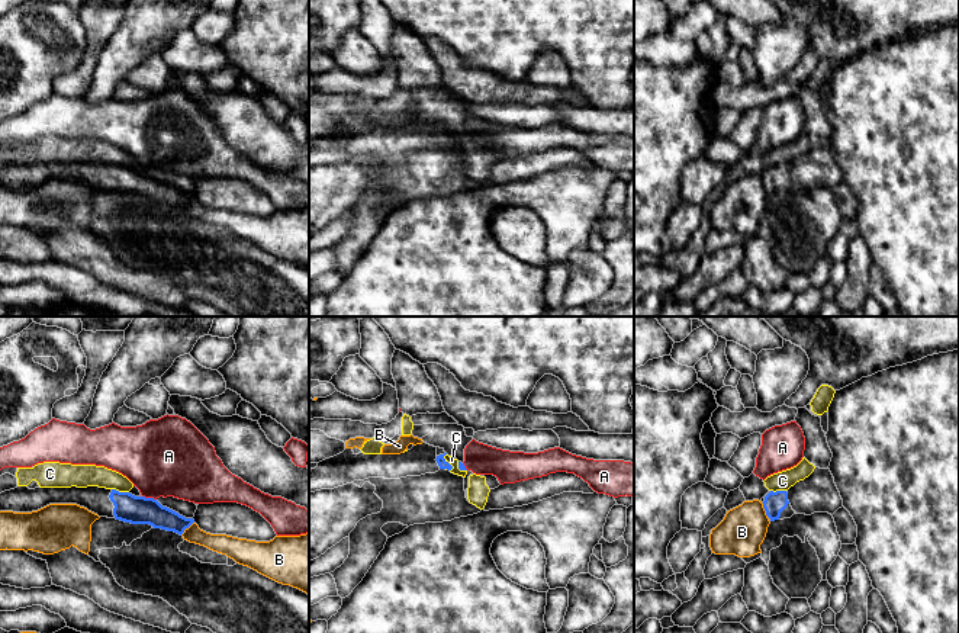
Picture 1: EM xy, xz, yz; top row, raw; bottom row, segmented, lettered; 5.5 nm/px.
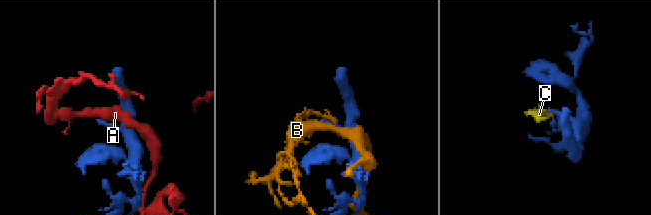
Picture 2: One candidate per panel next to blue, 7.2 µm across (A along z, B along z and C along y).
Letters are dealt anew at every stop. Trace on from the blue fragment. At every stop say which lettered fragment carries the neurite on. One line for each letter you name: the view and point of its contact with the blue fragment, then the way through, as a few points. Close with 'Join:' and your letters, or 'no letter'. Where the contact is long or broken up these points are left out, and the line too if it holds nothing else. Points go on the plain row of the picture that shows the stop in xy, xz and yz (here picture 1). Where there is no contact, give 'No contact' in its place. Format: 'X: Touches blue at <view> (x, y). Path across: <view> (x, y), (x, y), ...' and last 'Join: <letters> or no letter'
Join: no letter

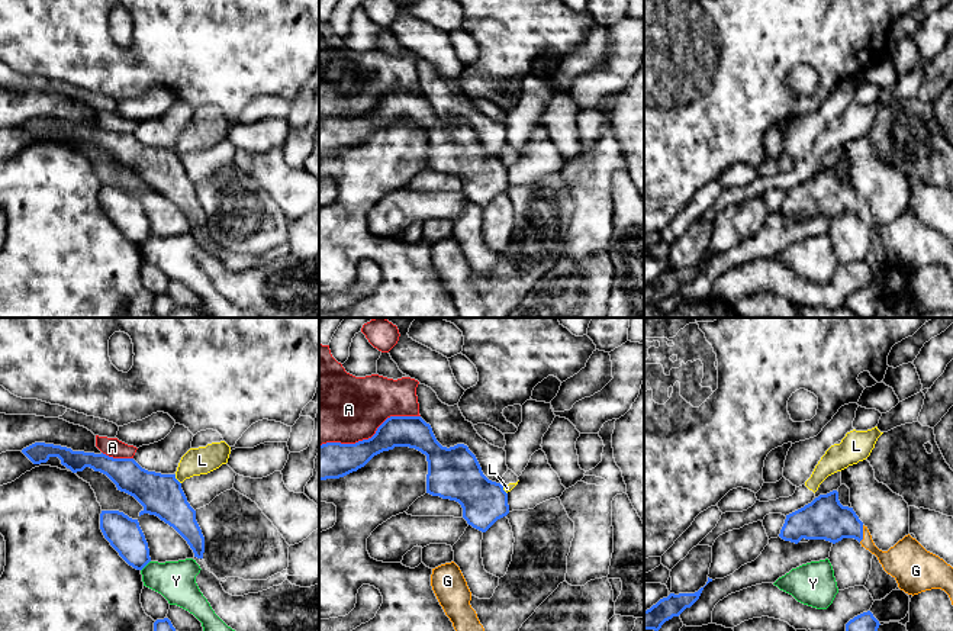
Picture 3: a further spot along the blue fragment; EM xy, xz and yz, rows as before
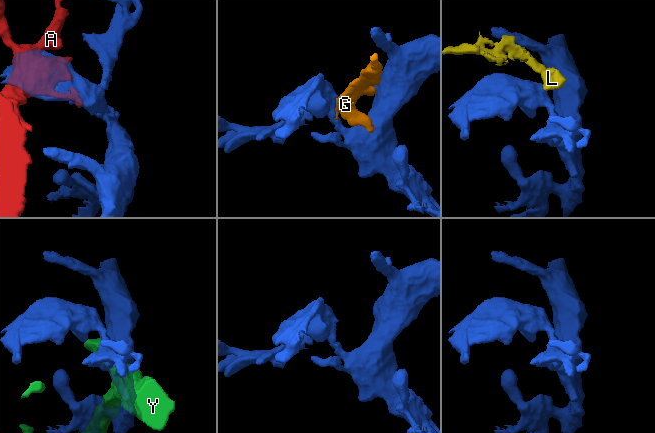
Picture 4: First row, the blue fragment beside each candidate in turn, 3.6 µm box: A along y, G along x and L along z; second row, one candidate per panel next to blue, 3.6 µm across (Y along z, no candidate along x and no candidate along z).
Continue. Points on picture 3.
G: Touches blue at yz (862, 209)
Join: G

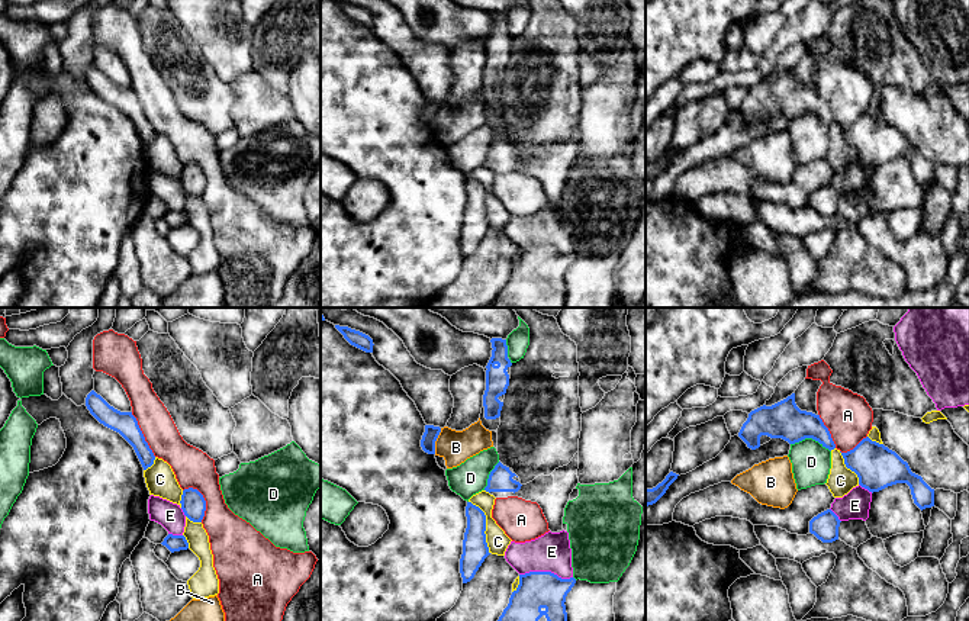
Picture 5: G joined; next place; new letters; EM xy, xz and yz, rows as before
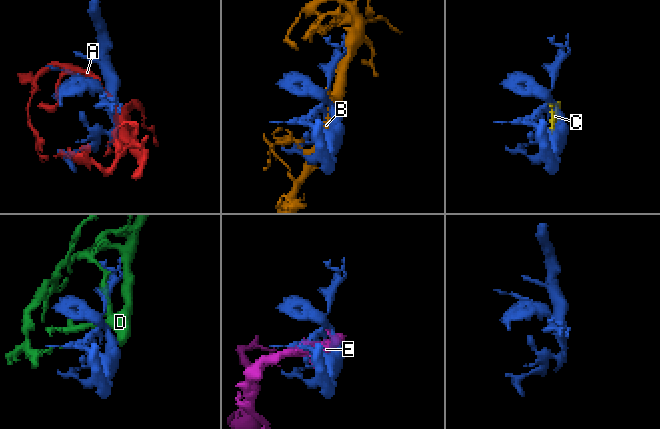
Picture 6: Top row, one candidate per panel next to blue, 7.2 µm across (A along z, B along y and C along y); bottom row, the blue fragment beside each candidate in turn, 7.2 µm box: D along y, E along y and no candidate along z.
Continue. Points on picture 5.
Join: no letter

